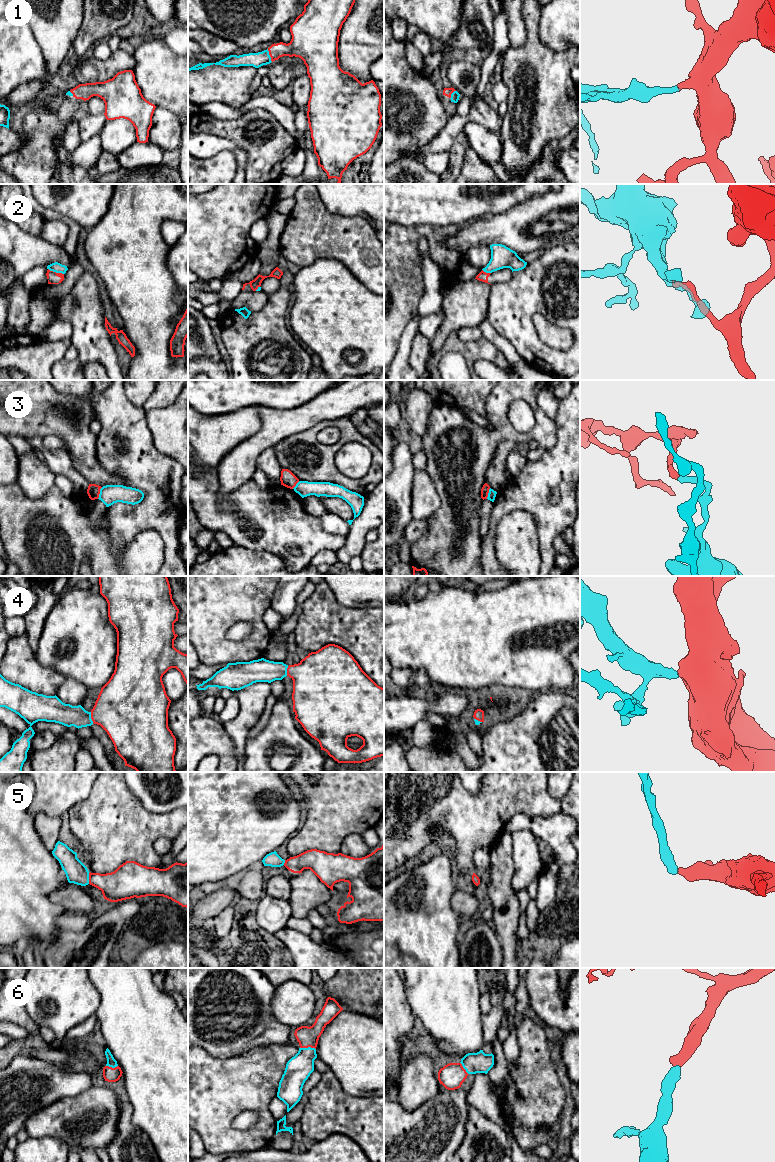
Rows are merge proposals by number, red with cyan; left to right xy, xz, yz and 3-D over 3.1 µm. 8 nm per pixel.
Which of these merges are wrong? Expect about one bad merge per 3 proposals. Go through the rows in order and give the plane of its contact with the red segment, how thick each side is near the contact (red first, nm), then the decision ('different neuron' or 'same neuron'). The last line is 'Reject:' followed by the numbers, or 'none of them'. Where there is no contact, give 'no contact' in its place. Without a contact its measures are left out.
1: meets red in xz; 170 nm thick on the red side, 120 nm on the other; same neuron
2: meets red in xy; 40 nm thick on the red side, 80 nm on the other; different neuron
3: meets red in xy; 110 nm thick on the red side, 160 nm on the other; different neuron
4: meets red in xy; 420 nm thick on the red side, 170 nm on the other; same neuron
5: meets red in xy; 240 nm thick on the red side, 180 nm on the other; same neuron
6: meets red in xz; 160 nm thick on the red side, 200 nm on the other; same neuron
Reject: 2, 3

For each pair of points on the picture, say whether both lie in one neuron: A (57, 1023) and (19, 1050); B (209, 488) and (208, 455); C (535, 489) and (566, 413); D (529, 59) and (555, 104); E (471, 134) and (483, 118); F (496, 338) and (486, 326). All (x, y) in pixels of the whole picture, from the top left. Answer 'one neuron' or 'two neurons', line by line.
A: two neurons
B: two neurons
C: one neuron
D: one neuron
E: two neurons
F: one neuron

